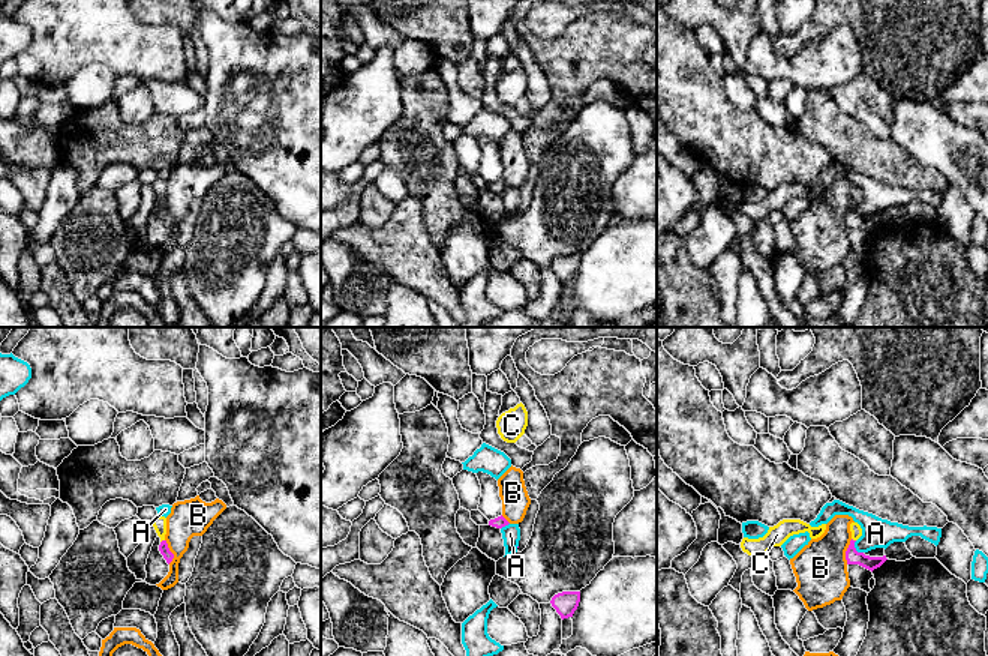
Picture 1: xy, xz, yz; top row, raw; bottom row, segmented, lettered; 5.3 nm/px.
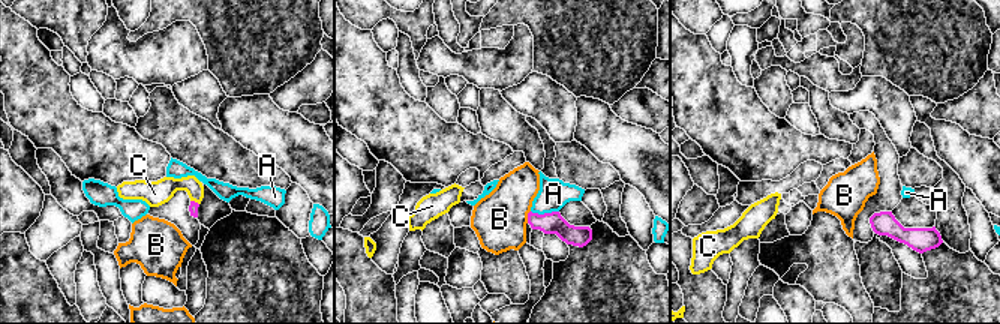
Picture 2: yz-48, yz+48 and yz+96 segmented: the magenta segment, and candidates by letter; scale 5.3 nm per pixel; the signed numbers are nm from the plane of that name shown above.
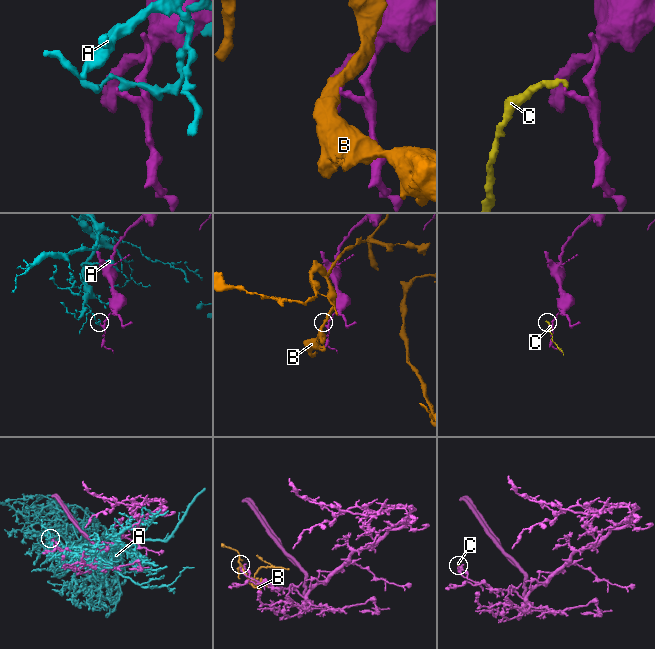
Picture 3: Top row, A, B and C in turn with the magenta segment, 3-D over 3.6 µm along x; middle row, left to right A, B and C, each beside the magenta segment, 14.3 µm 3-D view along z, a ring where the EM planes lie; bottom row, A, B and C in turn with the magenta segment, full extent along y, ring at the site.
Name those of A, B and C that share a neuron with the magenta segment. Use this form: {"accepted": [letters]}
{"accepted": ["C"]}

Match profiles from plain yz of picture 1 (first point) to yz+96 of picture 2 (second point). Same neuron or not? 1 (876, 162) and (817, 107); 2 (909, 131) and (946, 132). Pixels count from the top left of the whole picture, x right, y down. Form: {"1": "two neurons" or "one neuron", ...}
{"1": "one neuron", "2": "one neuron"}

